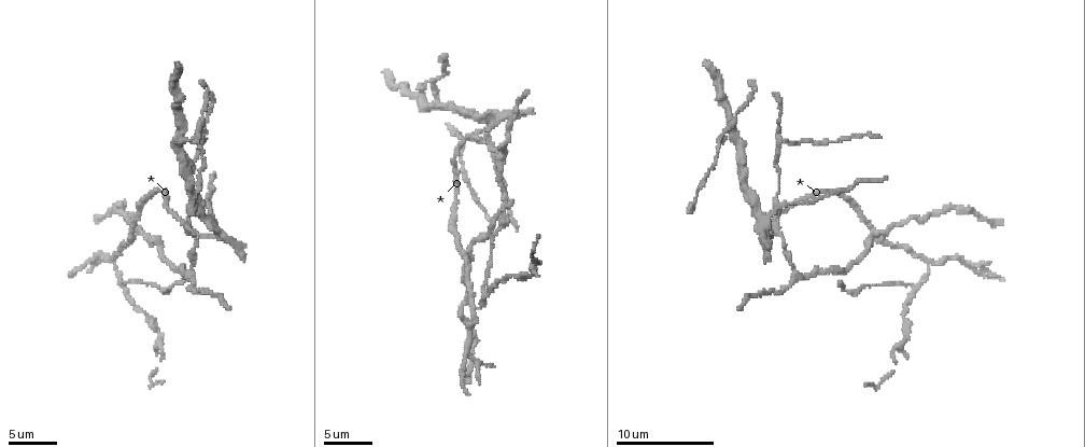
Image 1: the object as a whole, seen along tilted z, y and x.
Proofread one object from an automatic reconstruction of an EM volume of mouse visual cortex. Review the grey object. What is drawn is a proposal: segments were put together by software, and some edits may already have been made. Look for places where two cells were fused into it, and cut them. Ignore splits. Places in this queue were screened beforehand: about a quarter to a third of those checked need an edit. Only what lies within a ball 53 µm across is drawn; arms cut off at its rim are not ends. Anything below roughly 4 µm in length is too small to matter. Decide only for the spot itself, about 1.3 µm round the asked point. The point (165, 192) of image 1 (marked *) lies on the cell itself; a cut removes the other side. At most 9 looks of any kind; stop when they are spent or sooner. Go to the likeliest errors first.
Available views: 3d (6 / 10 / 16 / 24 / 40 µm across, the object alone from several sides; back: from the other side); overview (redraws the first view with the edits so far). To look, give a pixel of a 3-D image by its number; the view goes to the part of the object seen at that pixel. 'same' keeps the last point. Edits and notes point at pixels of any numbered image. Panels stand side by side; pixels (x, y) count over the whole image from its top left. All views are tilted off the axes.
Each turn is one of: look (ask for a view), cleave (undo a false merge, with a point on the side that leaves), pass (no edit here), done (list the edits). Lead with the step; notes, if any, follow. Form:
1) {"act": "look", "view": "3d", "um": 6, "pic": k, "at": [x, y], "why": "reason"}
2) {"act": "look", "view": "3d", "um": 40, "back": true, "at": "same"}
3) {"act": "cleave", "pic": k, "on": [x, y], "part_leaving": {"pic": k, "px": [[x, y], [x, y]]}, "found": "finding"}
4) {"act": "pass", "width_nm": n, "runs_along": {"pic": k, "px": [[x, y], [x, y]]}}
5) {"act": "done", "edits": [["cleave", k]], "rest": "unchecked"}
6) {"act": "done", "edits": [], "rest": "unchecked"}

{"act": "look", "view": "3d", "um": 16, "pic": 1, "at": [929, 260], "why": "two arms in line, one across"}

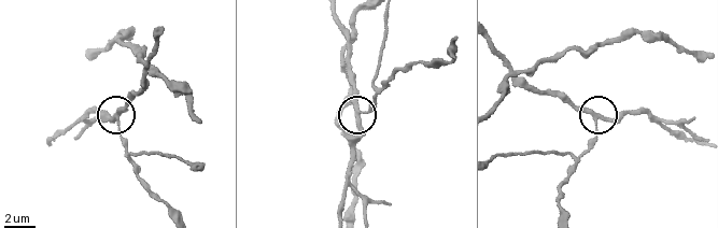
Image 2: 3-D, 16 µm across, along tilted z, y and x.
{"act": "look", "view": "3d", "um": 6, "pic": 2, "at": [360, 114], "why": "zoom in"}

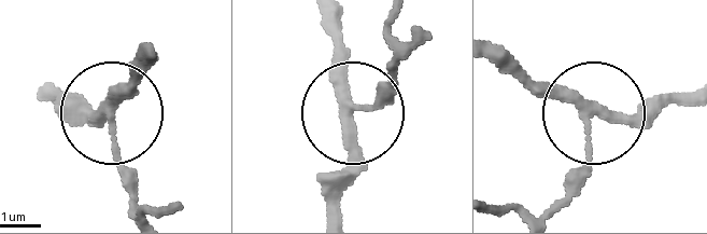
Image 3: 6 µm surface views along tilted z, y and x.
{"act": "pass", "side_arm_um": 11, "runs_along": {"pic": 3, "px": [[320, 15], [351, 120], [338, 212]]}, "found": "all the same cell"}

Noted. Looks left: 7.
{"act": "look", "view": "3d", "um": 16, "pic": 1, "at": [420, 97], "why": "three-way junction"}

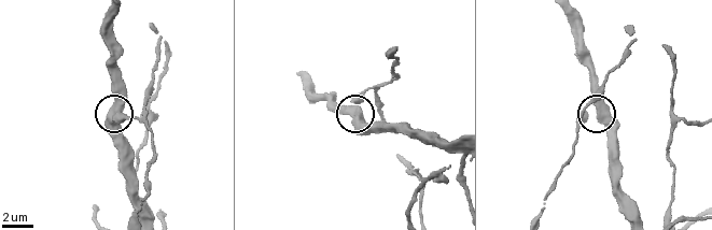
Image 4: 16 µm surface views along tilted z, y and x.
{"act": "look", "view": "3d", "um": 6, "pic": 4, "at": [598, 114], "why": "closer look"}

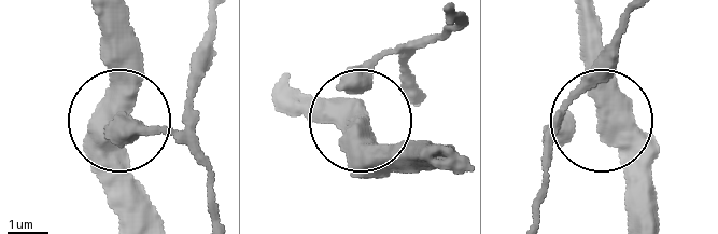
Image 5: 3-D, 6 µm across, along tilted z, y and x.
{"act": "pass", "arms": 3, "found": "all the same cell"}

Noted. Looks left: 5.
{"act": "look", "view": "3d", "um": 10, "pic": 1, "at": [501, 160], "why": "three arms meet"}

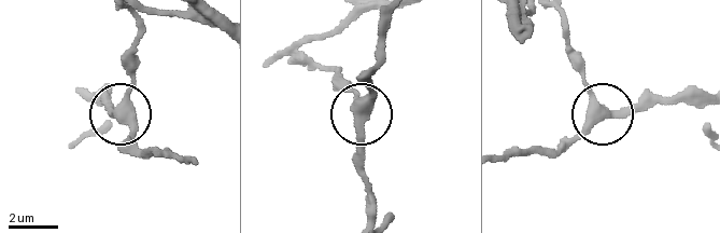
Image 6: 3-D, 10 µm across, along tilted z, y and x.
{"act": "pass", "side_arm_um": 5, "arms": 3, "found": "all the same cell"}

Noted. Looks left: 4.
{"act": "look", "view": "3d", "um": 16, "pic": 1, "at": [465, 259], "why": "four arms meet"}

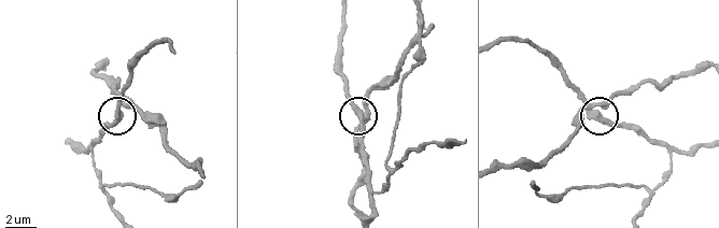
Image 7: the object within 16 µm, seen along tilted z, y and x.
{"act": "pass", "arms": 4, "runs_along": {"pic": 7, "px": [[496, 41], [534, 43], [597, 114], [618, 91]]}, "found": "all the same cell"}

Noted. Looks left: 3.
{"act": "done", "edits": [], "rest": "unchecked"}

